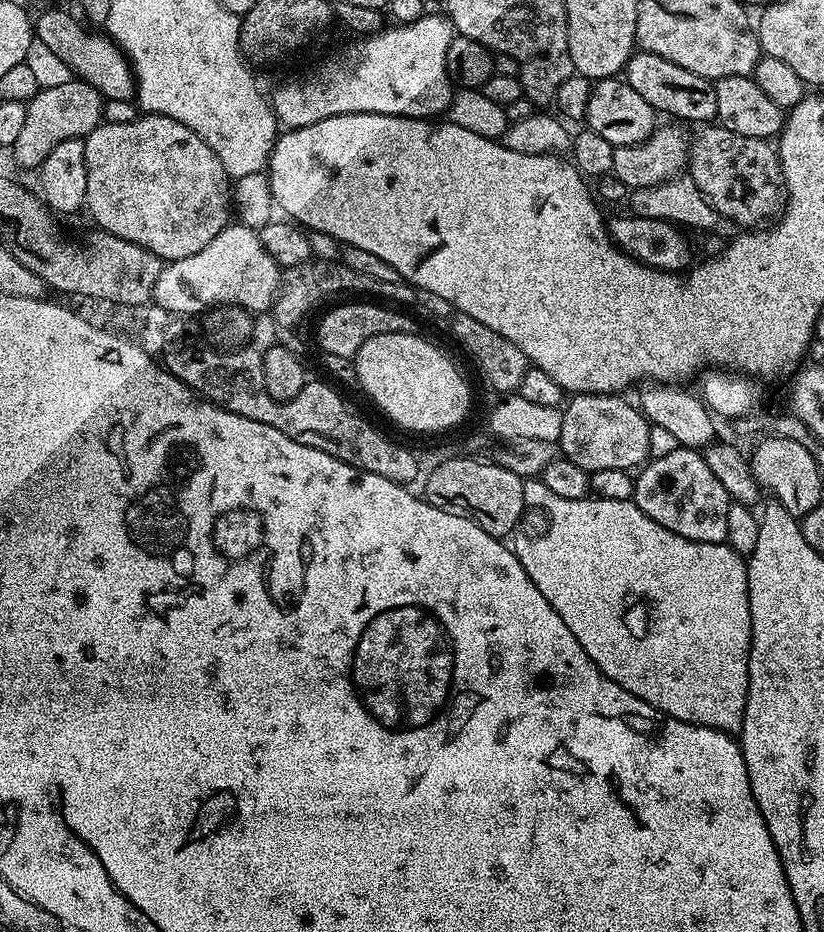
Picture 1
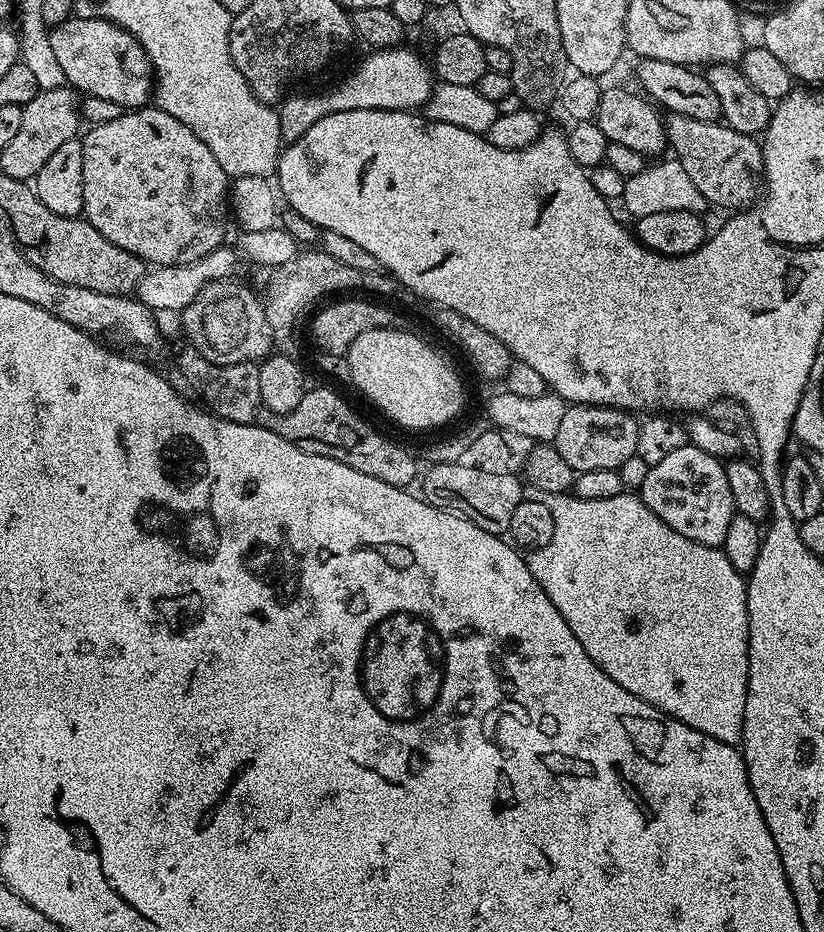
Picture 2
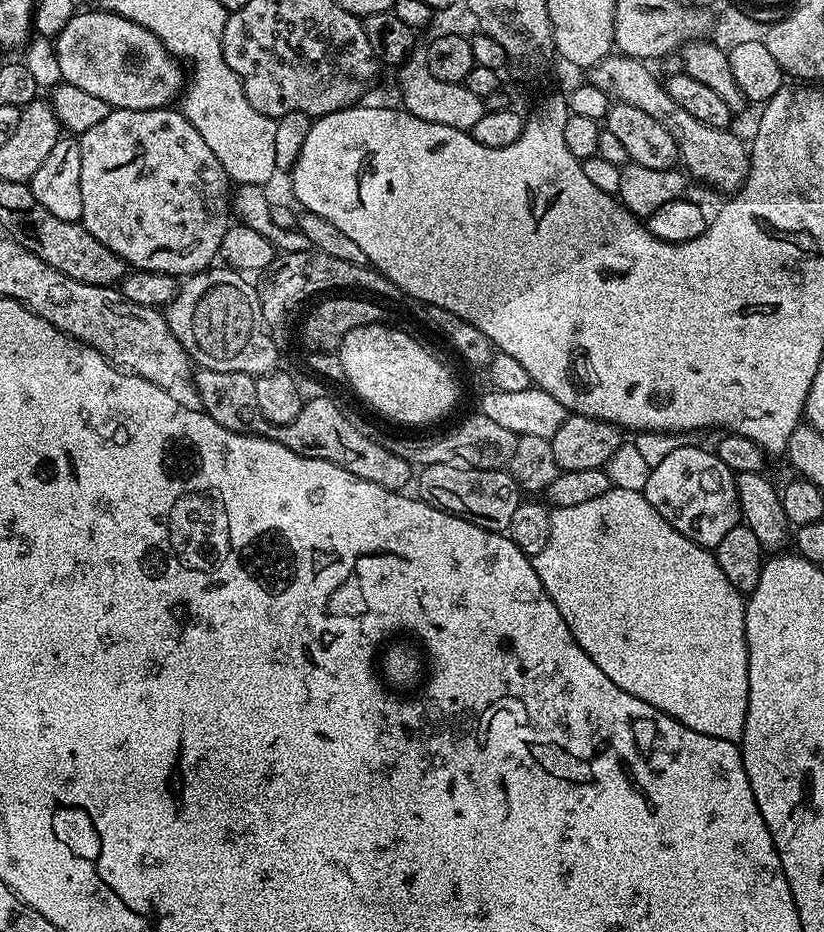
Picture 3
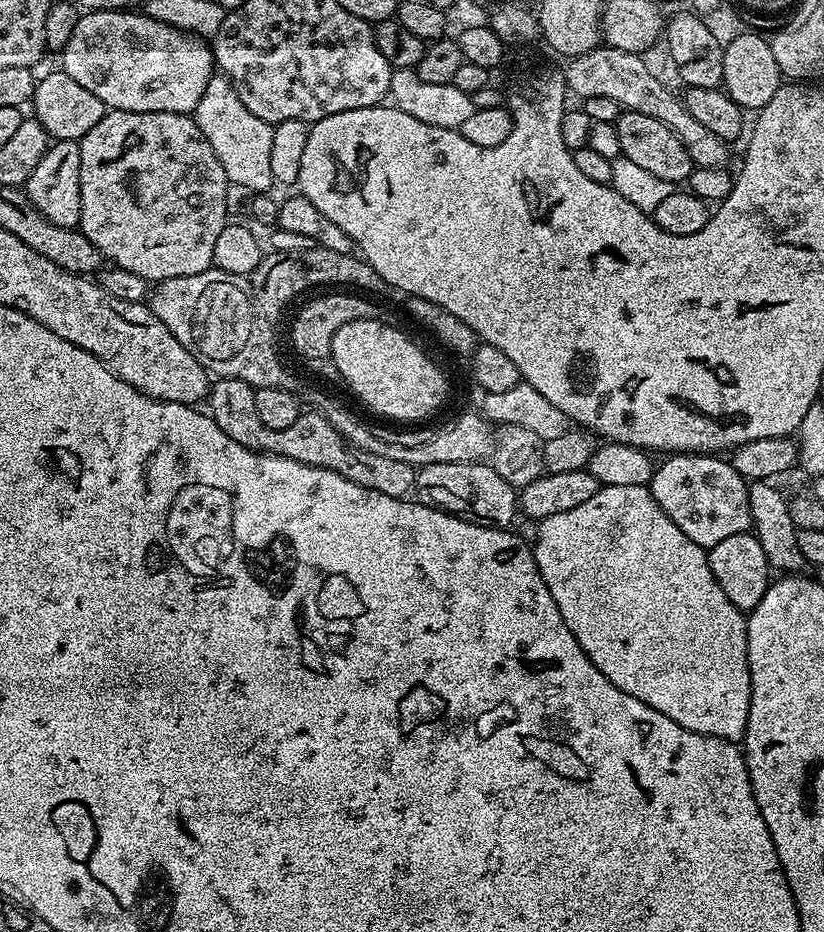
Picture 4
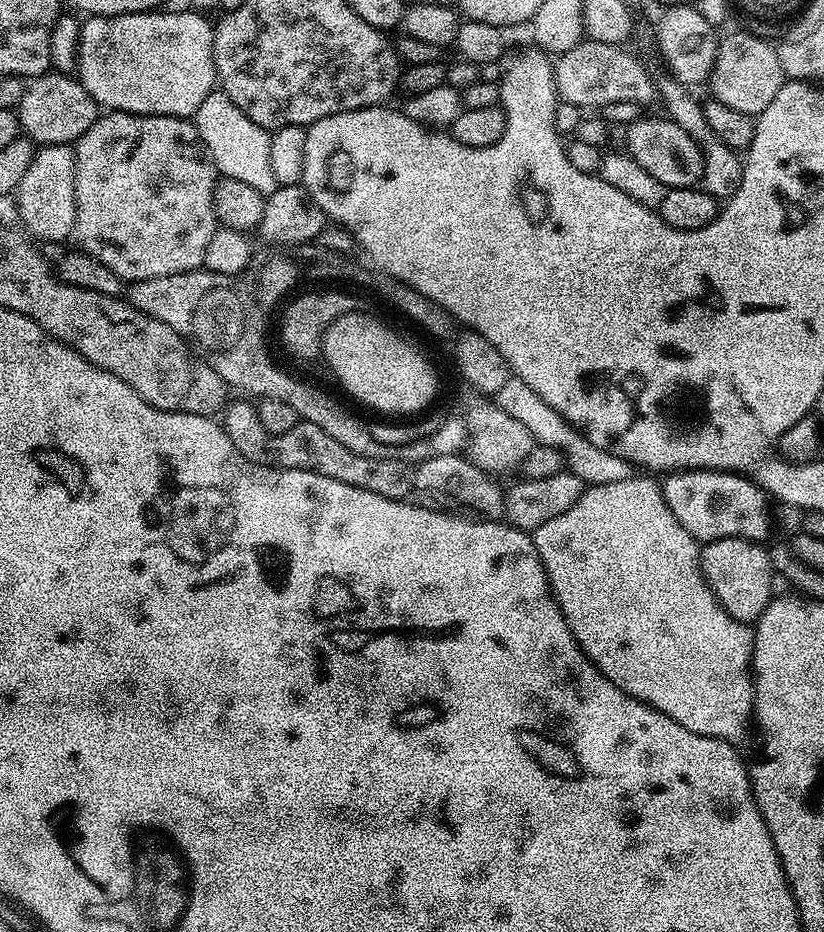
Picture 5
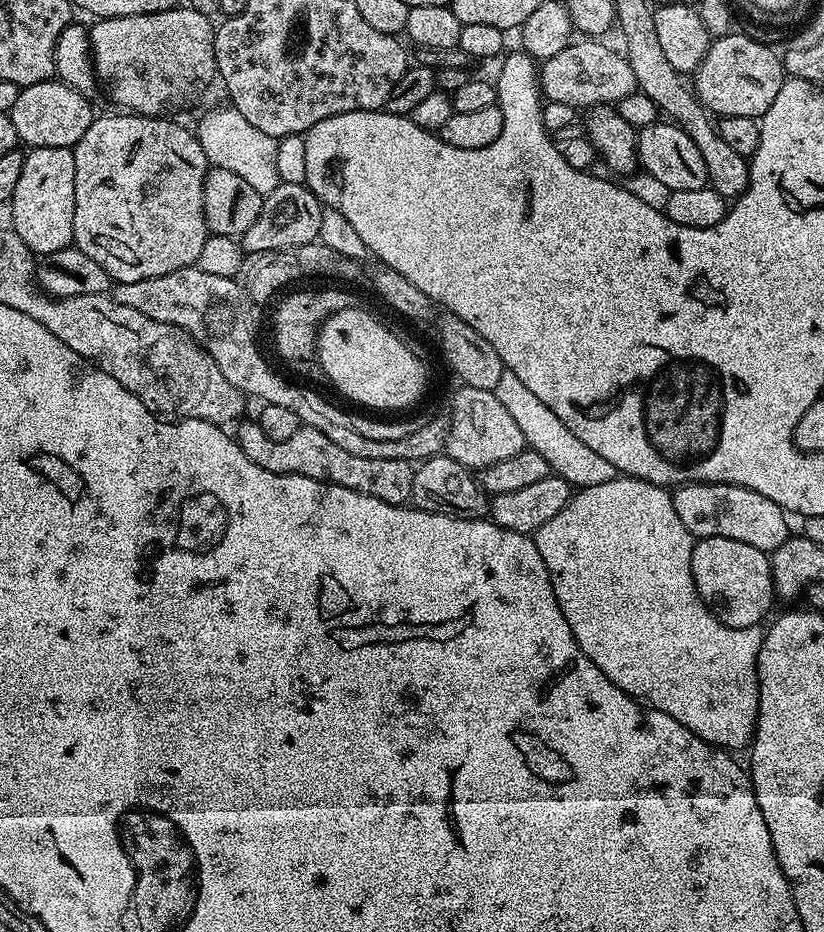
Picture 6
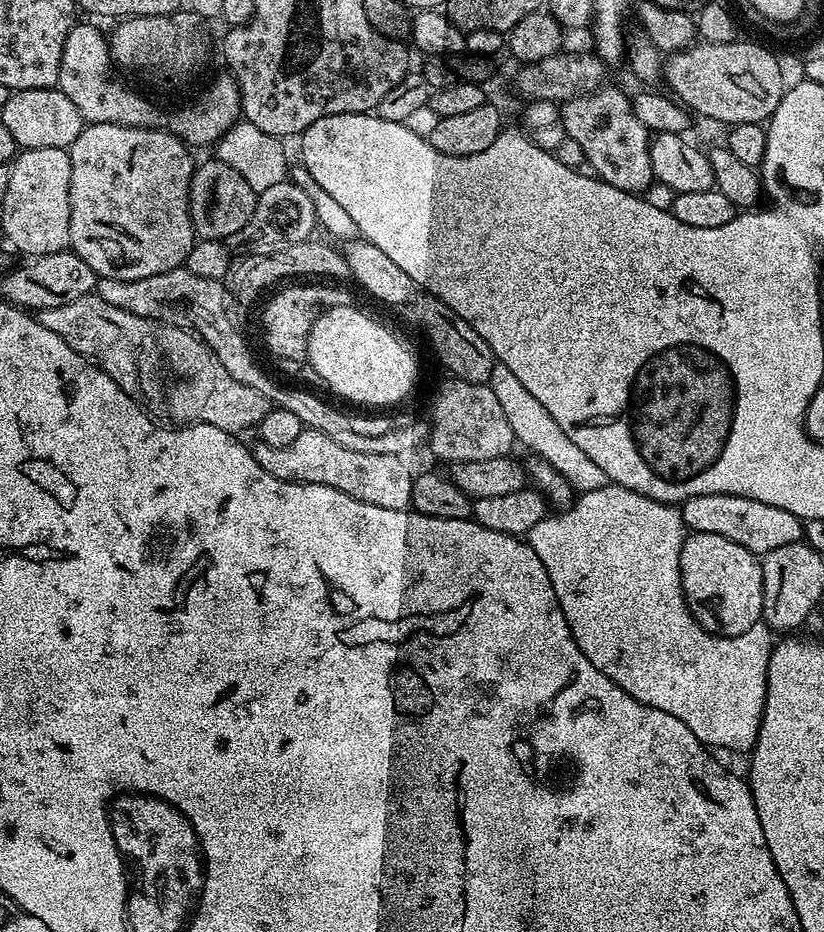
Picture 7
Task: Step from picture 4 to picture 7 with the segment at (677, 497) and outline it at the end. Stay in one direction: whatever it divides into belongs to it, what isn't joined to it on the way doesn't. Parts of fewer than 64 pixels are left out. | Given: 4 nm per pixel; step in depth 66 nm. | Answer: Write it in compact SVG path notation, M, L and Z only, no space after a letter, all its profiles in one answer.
M702 494L684 501L680 516L689 533L722 534L722 538L730 538L730 542L738 542L746 546L746 550L757 554L778 550L778 546L799 544L804 540L804 526L798 517L786 510L778 510L778 506L754 502L754 498L730 494Z

